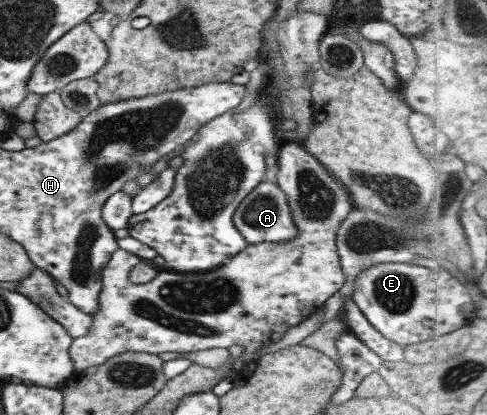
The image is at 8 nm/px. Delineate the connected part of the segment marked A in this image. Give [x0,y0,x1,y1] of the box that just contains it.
[232,181,298,244]

